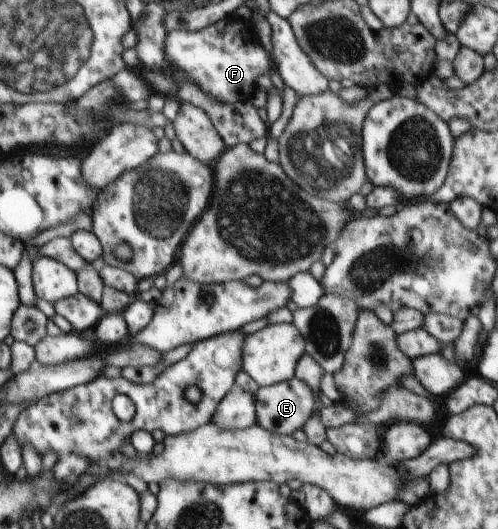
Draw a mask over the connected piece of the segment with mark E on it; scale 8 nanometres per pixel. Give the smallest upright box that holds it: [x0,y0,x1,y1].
[254,377,314,435]

